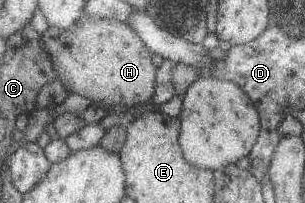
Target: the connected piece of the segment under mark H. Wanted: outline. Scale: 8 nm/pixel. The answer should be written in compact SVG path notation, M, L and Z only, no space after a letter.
M84 16L71 29L50 26L42 35L42 45L49 53L58 80L70 94L78 94L107 107L132 107L149 103L155 95L157 67L153 53L127 22Z

